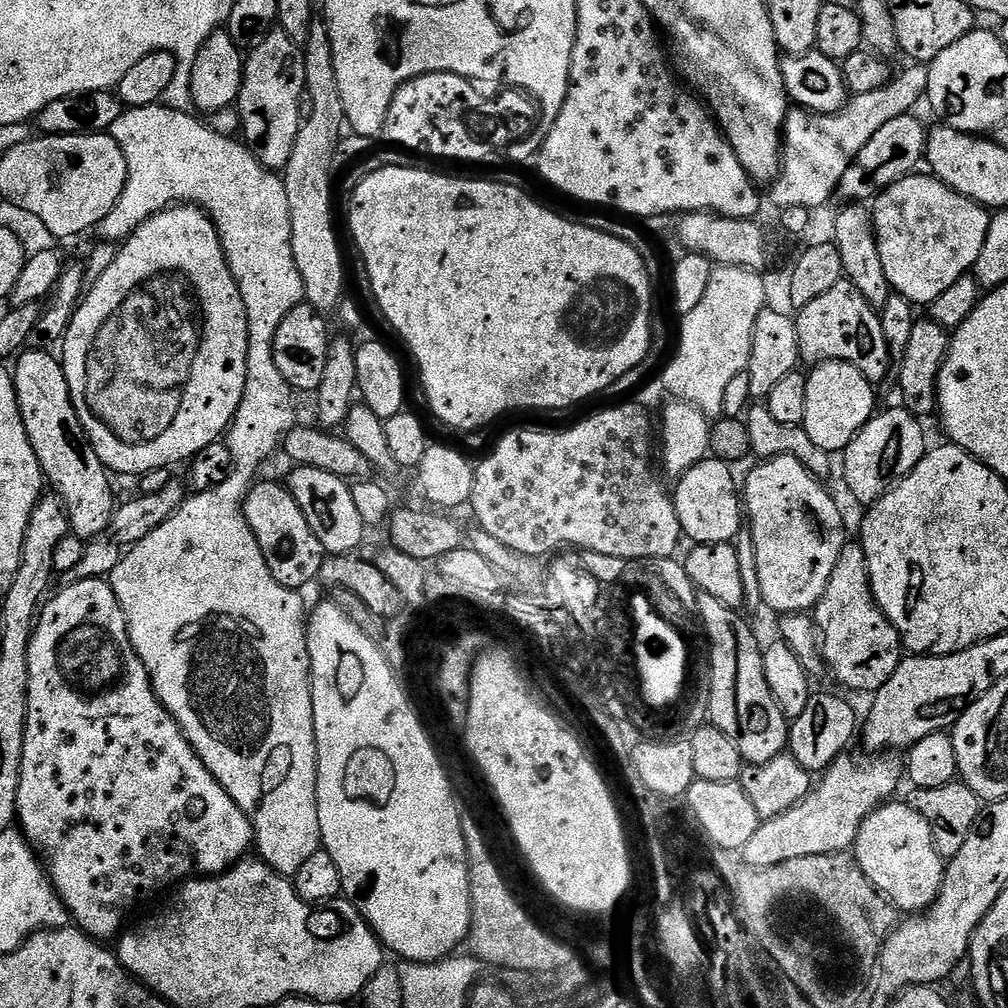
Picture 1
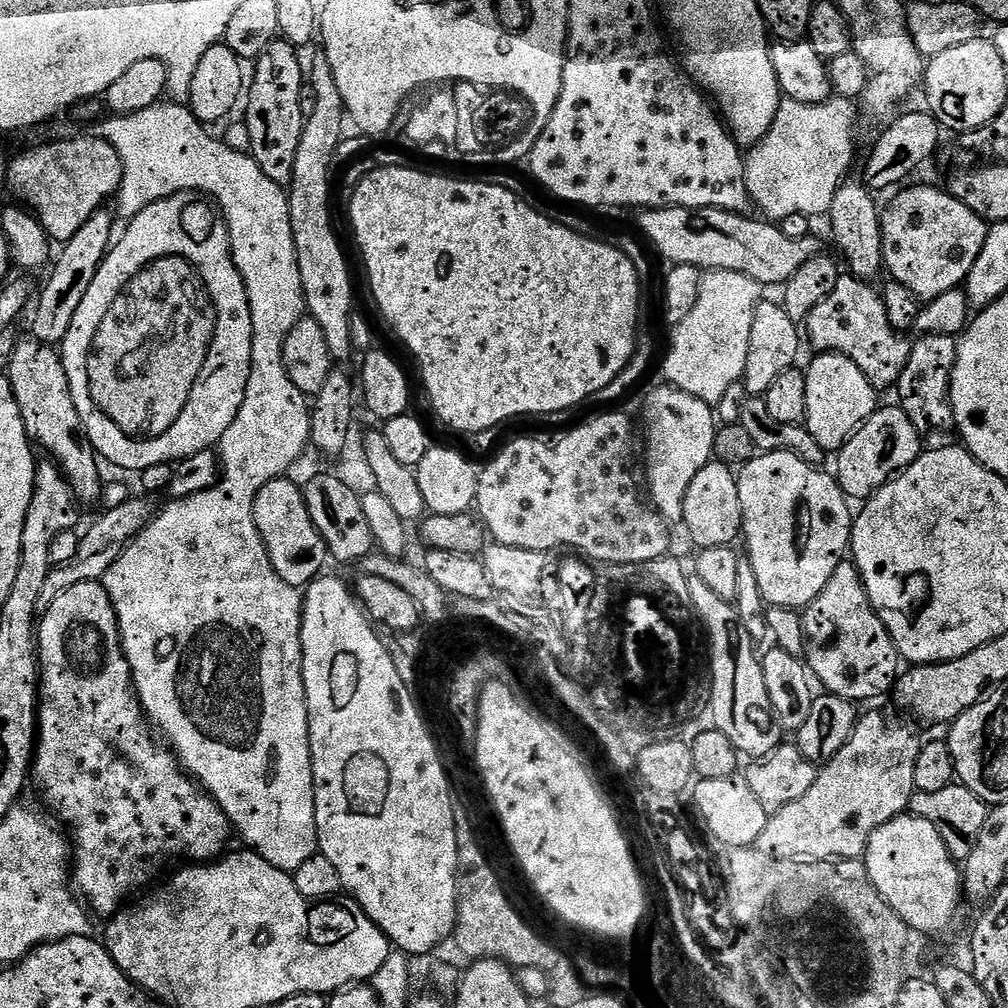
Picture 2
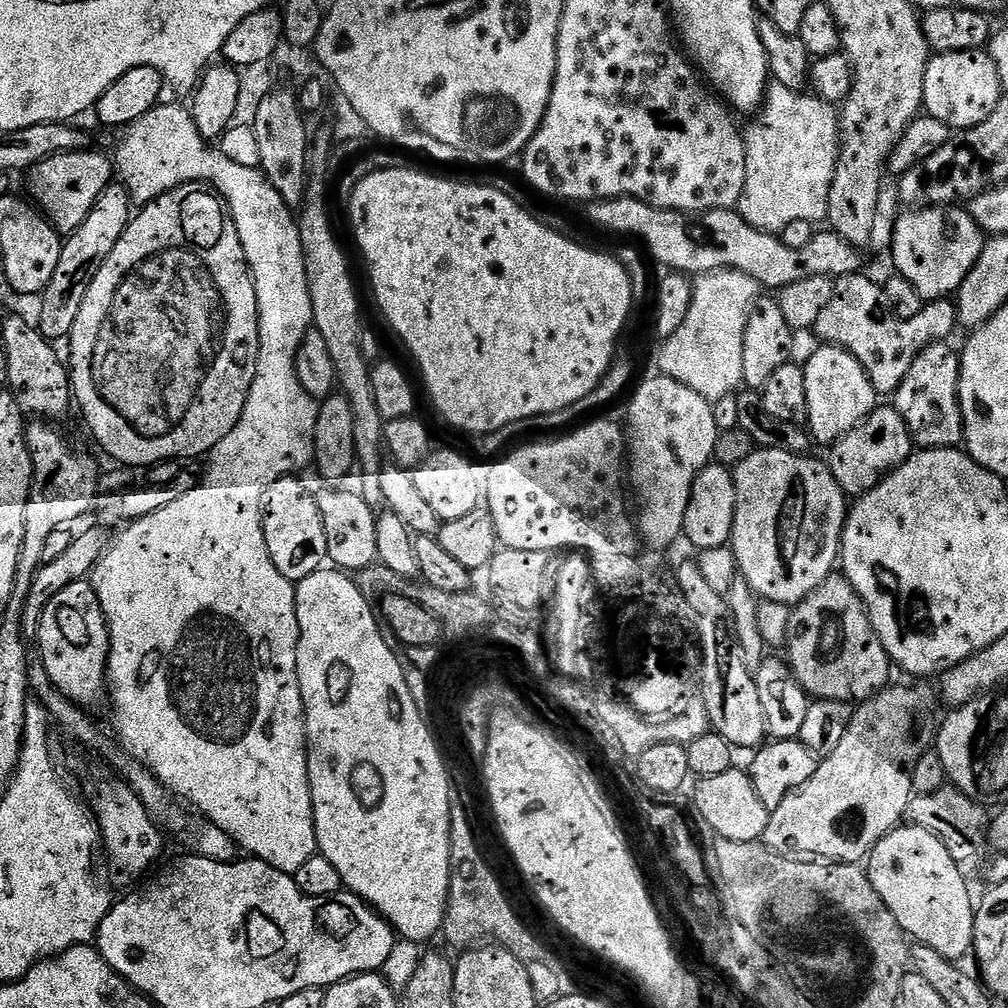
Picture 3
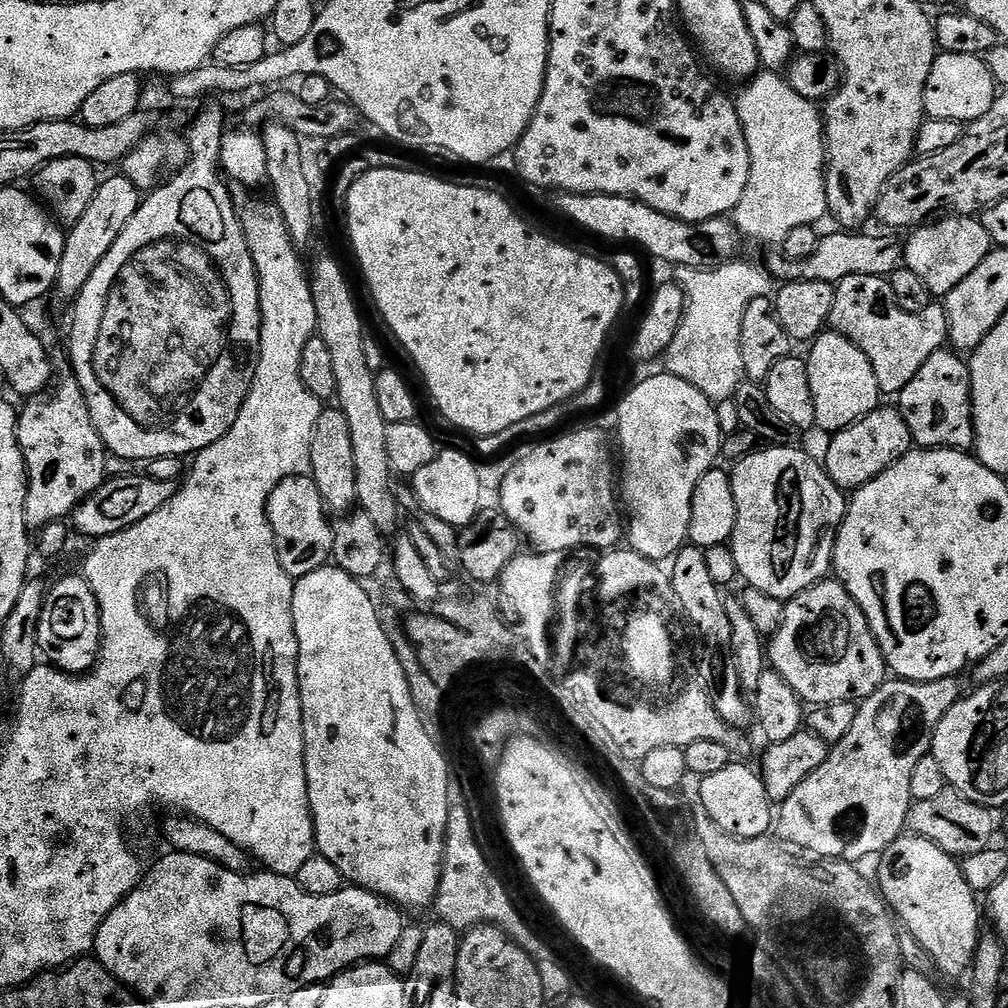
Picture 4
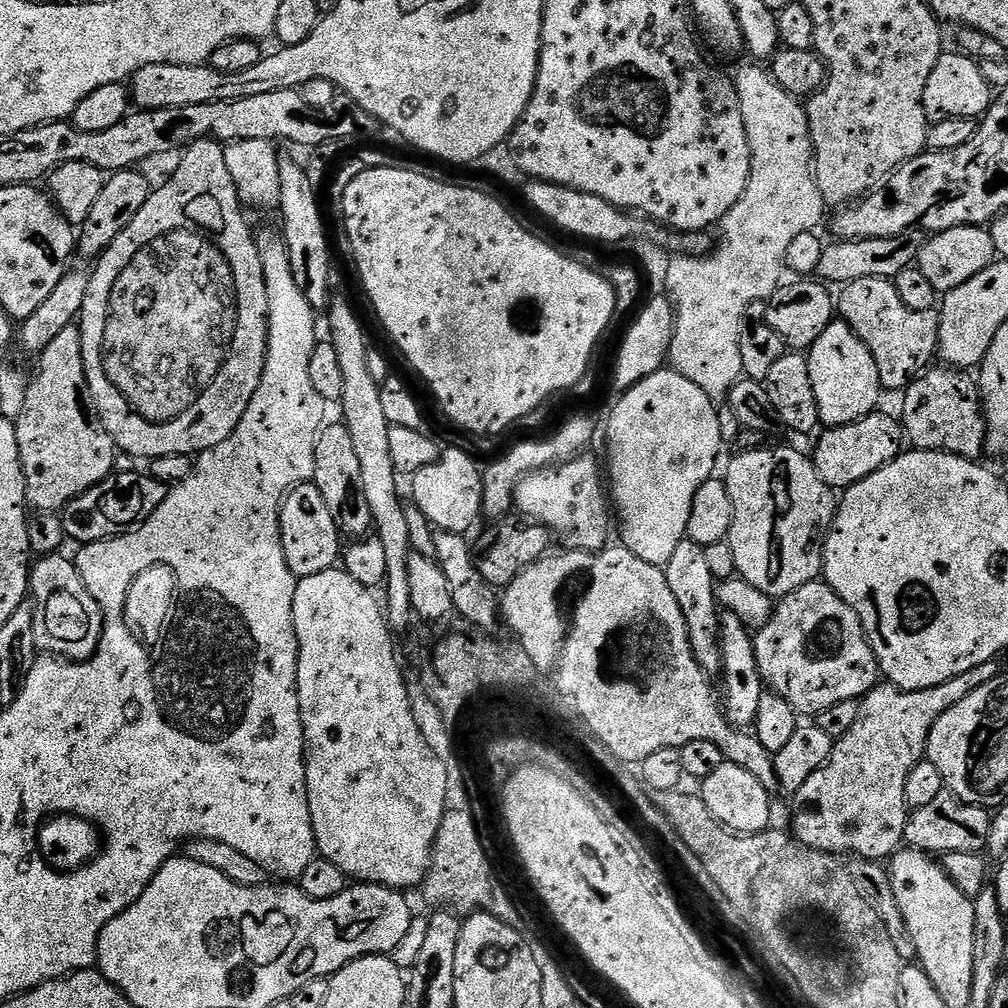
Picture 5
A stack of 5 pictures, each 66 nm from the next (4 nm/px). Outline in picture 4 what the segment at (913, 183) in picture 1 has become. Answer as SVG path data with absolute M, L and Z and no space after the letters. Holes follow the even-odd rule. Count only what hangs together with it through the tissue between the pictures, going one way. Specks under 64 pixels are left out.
M948 214L917 227L909 236L912 237L907 237L904 245L904 264L922 278L926 290L930 290L936 298L948 296L950 290L970 275L974 266L988 257L994 247L990 234L986 234L986 226L972 216Z

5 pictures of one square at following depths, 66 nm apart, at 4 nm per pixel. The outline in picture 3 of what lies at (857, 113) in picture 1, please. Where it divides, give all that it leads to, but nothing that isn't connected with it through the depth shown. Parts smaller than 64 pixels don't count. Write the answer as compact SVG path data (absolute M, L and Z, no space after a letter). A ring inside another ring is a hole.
M773 83L768 91L764 93L764 103L759 109L756 121L749 126L748 132L743 133L744 149L746 150L746 186L742 190L742 198L738 205L738 211L742 218L753 222L764 222L760 220L780 220L787 222L789 220L810 220L813 222L824 222L828 218L828 199L830 198L830 186L834 182L834 170L840 157L840 117L837 109L825 100L821 100L815 94L805 94L804 92L795 92L786 86Z

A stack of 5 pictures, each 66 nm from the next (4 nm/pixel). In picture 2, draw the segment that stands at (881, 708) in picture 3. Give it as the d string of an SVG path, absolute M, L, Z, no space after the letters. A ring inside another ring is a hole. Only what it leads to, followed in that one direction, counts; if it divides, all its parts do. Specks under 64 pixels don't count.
M868 712L856 721L856 728L850 734L846 746L838 750L833 760L828 761L817 771L814 786L809 792L802 794L798 802L790 802L790 806L782 806L782 810L771 813L766 822L766 830L758 834L755 842L757 852L767 852L778 860L798 860L811 862L814 860L855 860L863 857L866 846L870 842L870 834L878 830L895 816L905 815L909 811L914 786L914 766L918 762L918 754L922 740L908 724L900 720L891 720L880 712Z

